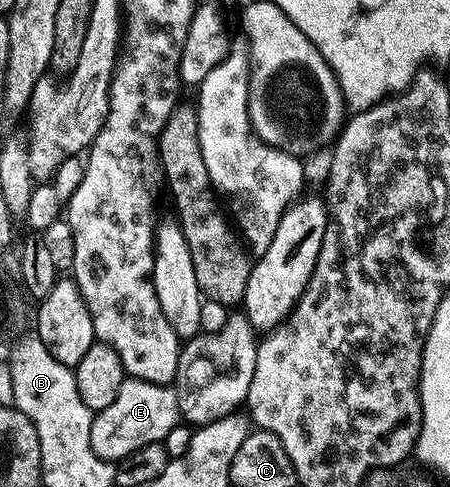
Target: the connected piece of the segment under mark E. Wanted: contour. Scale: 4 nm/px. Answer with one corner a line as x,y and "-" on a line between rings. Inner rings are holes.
124,377
117,400
98,411
91,420
91,443
99,458
118,460
137,452
145,444
163,442
170,430
180,425
177,396
171,386
158,386
140,378

